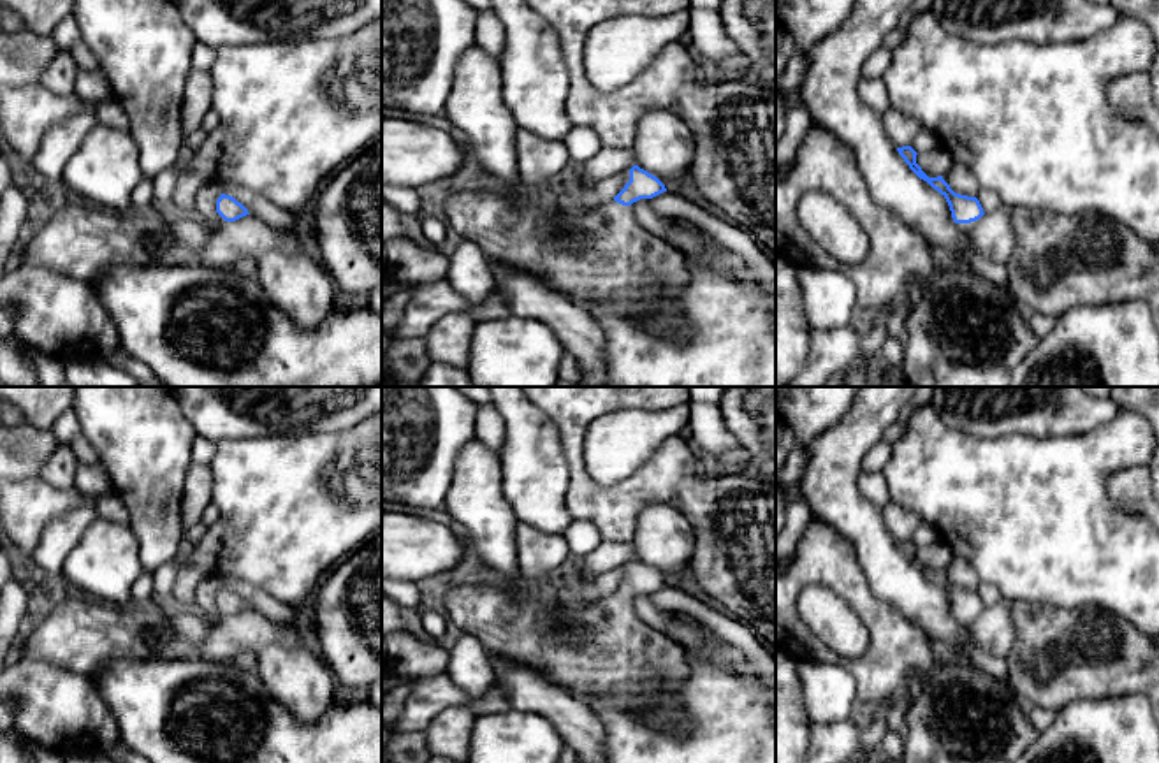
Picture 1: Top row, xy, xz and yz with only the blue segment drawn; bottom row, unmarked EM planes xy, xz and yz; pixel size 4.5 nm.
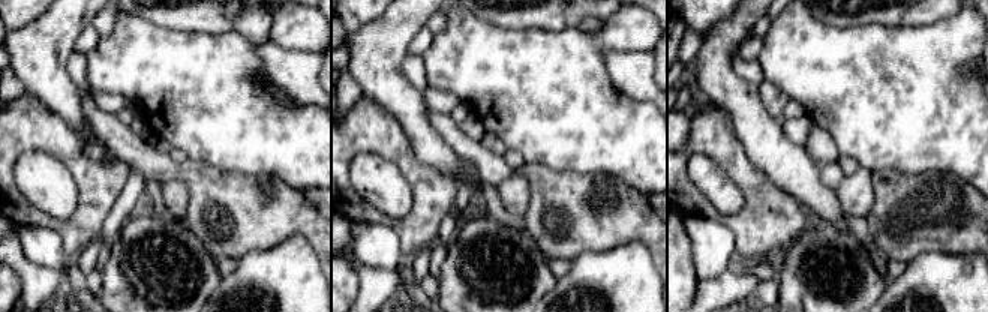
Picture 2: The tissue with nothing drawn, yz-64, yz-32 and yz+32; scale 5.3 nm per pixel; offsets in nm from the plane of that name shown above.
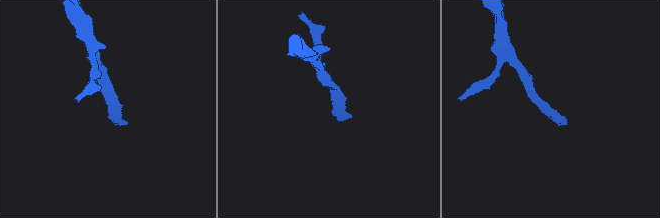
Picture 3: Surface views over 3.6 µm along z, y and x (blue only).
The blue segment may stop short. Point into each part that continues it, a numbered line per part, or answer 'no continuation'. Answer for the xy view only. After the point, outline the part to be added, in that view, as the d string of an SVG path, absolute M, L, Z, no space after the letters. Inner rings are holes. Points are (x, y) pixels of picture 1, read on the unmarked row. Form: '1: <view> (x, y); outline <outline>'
1: xy (81, 635); outline M93 598L67 600L33 628L26 628L21 659L47 661L76 673L91 675L116 659L195 659L199 642L225 614L215 605L208 614L157 601L114 607Z

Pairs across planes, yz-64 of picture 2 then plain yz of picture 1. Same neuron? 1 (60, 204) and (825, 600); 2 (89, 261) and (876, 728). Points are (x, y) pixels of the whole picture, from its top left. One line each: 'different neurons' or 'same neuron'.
1: same neuron
2: same neuron

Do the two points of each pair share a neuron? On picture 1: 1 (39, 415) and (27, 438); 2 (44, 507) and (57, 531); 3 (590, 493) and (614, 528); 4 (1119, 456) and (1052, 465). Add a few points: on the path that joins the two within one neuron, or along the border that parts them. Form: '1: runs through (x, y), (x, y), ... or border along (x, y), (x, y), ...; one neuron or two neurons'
1: border along (27, 422), (50, 431); two neurons
2: border along (88, 500), (57, 517), (30, 554); two neurons
3: runs through (597, 501), (614, 519); one neuron
4: runs through (1103, 456), (1093, 456), (1080, 465), (1068, 465); one neuron

